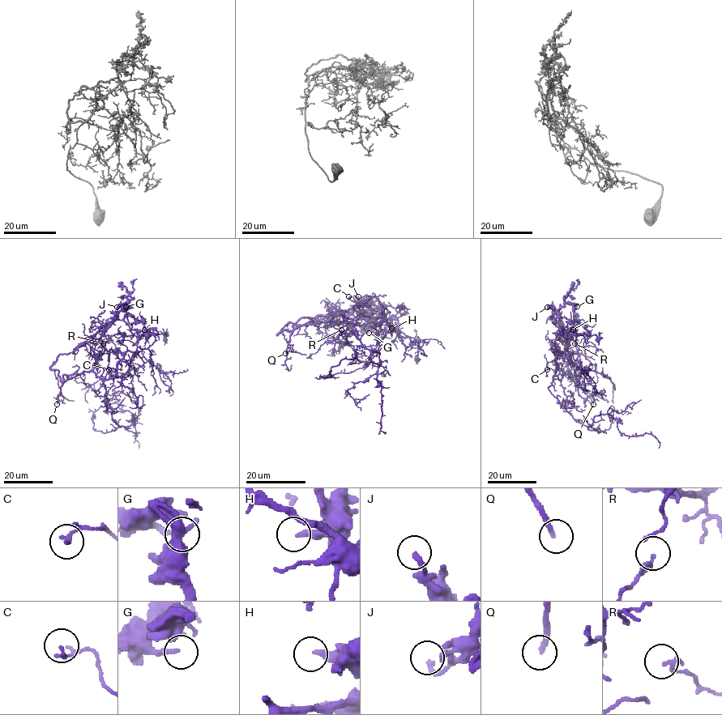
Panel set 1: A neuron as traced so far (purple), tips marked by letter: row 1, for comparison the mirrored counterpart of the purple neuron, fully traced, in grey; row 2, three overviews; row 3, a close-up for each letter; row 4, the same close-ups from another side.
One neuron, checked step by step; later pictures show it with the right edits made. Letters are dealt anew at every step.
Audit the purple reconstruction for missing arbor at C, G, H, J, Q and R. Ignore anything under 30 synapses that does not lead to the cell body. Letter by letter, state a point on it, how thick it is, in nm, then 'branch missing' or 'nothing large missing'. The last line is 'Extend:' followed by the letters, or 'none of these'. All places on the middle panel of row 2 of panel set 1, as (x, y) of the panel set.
C: at (348, 296); 140 nm thick; nothing large missing
G: at (369, 333); 200 nm thick; nothing large missing
H: at (391, 328); 280 nm thick; nothing large missing
J: at (358, 296); 200 nm thick; nothing large missing
Q: at (285, 353); 240 nm thick; branch missing
R: at (341, 329); 190 nm thick; nothing large missing
Extend: Q

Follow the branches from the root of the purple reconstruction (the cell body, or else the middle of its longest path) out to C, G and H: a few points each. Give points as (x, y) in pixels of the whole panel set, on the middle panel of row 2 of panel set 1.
C: (342, 313), (344, 310), (353, 309), (357, 305), (354, 298), (348, 296)
G: (342, 313), (330, 321), (340, 323), (337, 320), (345, 312), (365, 311), (371, 317), (365, 330), (369, 333)
H: (342, 313), (357, 306), (380, 309), (403, 305), (395, 315), (397, 325), (391, 328)

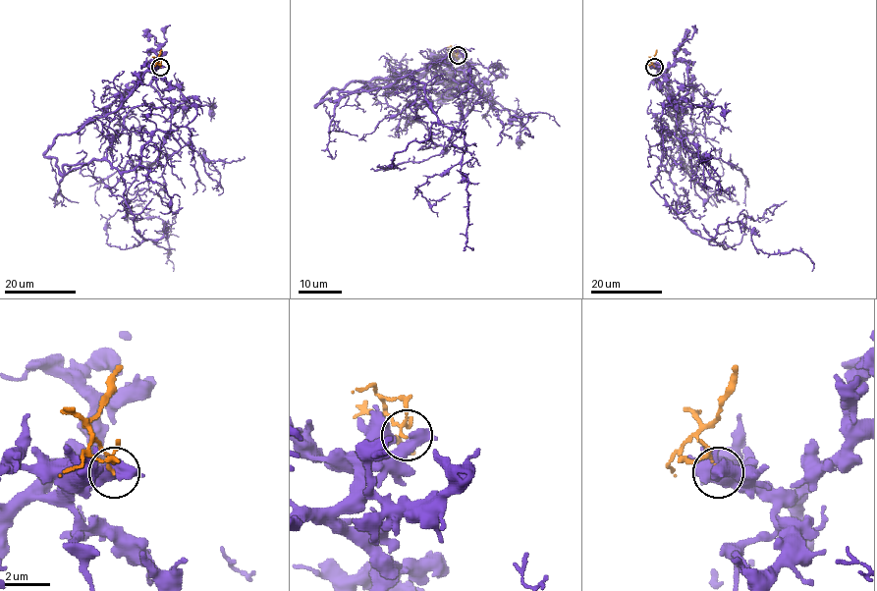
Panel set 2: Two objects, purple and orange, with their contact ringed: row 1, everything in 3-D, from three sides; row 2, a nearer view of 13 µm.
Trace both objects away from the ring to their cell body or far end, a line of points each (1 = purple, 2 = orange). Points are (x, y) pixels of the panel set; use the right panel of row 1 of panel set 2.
1: (654, 67), (680, 120), (669, 175), (677, 216), (709, 239), (741, 222), (756, 248), (801, 249), (812, 271)
2: (654, 67), (651, 60), (656, 50)

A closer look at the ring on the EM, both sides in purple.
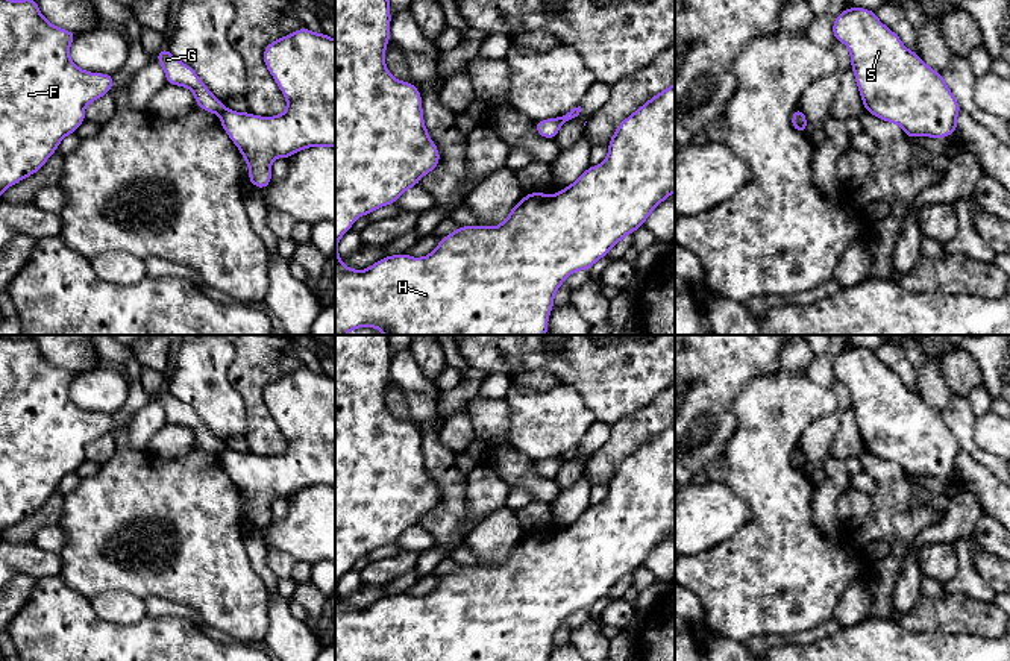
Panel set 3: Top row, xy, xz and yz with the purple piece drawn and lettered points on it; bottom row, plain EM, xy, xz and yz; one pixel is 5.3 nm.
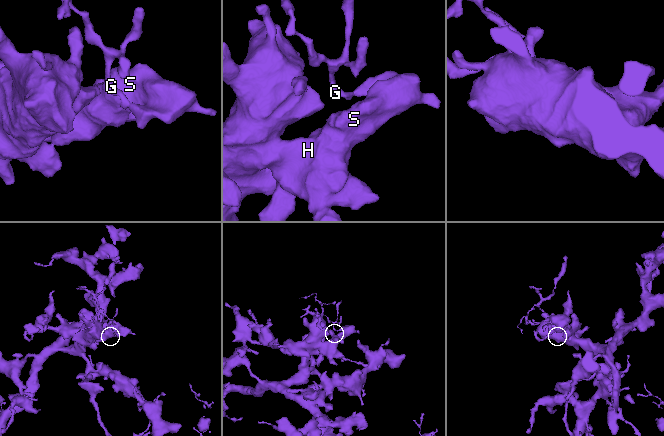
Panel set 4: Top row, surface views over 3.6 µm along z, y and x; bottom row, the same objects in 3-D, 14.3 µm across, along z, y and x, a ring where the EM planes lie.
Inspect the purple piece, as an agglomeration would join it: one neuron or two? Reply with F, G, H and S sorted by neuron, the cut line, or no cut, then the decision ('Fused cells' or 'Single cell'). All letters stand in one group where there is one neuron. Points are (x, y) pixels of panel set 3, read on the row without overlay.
Groups: F H S / G. Split along xy (225, 447), (219, 454). Fused cells

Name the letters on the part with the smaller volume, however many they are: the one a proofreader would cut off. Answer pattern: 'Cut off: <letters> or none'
Cut off: G

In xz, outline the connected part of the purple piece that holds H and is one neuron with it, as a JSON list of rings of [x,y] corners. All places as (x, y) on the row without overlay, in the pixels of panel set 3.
[[[335,335],[335,661],[547,661],[554,647],[555,632],[563,622],[575,611],[590,609],[619,581],[643,565],[652,550],[675,532],[675,421],[626,456],[608,482],[605,500],[599,505],[588,506],[564,529],[550,535],[541,531],[525,534],[499,565],[488,567],[475,564],[458,567],[447,576],[441,576],[438,585],[428,596],[412,597],[406,593],[399,593],[385,596],[365,609],[353,609],[346,606],[338,594],[337,585],[341,576],[350,570],[358,556],[370,555],[378,547],[396,543],[406,529],[419,525],[420,518],[440,503],[440,491],[423,461],[420,431],[414,423],[393,417],[385,405],[390,362],[388,335]]]

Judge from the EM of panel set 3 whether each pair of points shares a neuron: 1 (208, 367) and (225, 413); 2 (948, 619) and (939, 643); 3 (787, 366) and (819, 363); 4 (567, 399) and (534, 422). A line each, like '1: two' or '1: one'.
1: one
2: two
3: two
4: one

